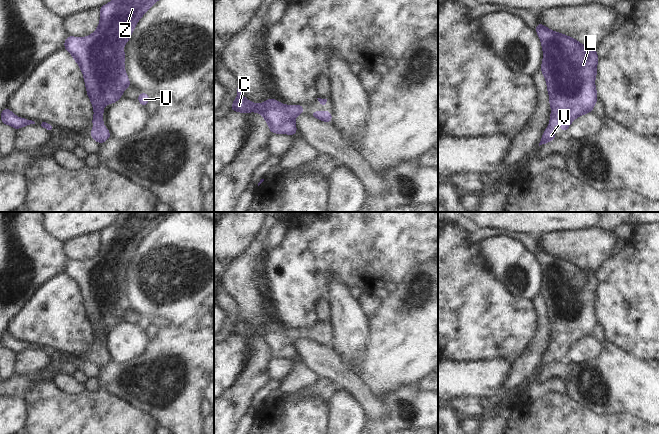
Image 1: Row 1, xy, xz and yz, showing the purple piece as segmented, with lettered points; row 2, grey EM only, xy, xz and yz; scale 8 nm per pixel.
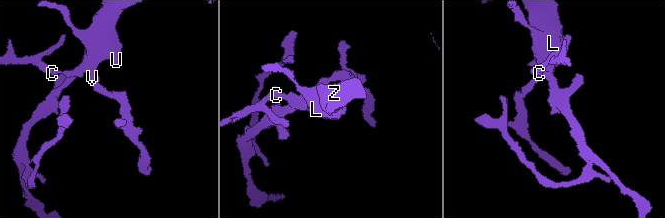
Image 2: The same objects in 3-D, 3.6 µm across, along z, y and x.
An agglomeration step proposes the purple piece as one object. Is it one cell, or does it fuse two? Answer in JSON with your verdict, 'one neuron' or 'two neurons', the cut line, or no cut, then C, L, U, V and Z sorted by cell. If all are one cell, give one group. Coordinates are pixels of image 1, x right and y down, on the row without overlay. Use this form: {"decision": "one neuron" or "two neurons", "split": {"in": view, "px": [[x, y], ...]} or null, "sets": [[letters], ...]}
{"decision": "one neuron", "split": null, "sets": [["C", "L", "U", "V", "Z"]]}

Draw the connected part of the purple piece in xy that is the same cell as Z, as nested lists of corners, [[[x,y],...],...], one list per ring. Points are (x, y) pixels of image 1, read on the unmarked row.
[[[121,212],[115,222],[99,232],[100,247],[89,260],[77,262],[67,260],[63,272],[73,281],[80,290],[84,299],[87,319],[94,333],[91,347],[95,349],[90,360],[100,369],[112,359],[108,352],[103,350],[103,331],[113,328],[123,319],[123,315],[132,310],[125,295],[125,275],[122,273],[129,265],[137,246],[162,221],[175,212]]]

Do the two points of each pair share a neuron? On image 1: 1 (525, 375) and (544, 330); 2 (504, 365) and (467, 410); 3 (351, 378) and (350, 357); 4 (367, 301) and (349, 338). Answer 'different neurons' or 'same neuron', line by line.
1: same neuron
2: different neurons
3: different neurons
4: different neurons

